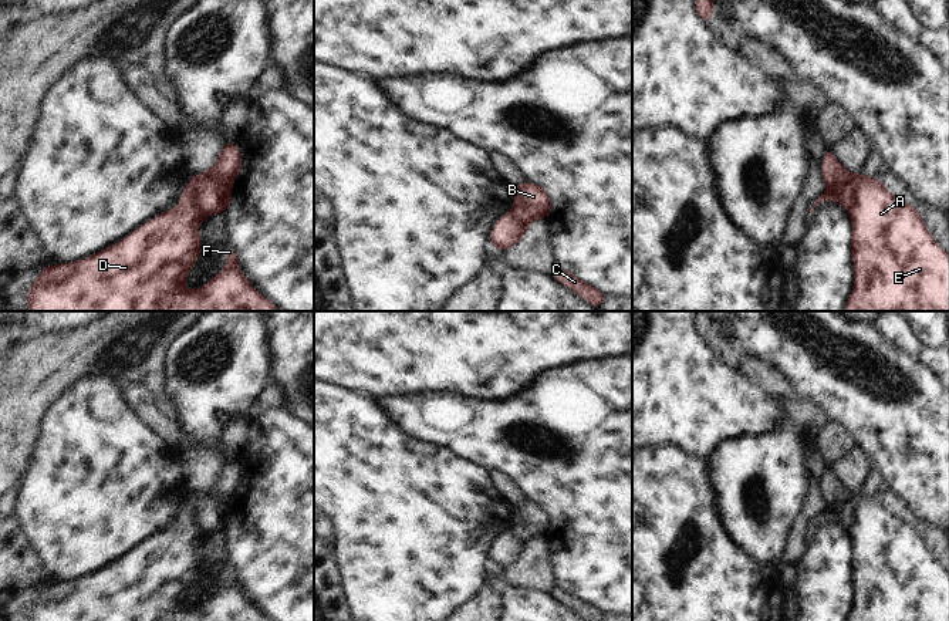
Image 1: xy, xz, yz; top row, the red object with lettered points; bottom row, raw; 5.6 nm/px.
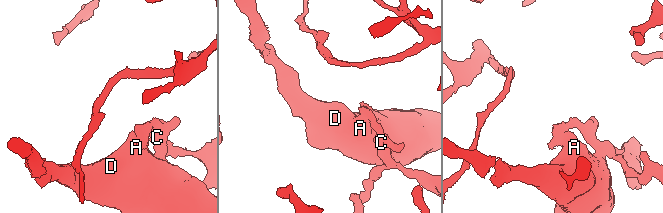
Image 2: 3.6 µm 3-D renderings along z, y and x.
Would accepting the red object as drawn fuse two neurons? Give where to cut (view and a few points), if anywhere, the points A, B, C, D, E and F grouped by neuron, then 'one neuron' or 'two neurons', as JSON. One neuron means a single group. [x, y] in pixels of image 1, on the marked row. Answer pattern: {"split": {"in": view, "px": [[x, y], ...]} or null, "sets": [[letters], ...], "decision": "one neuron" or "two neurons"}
{"split": {"in": "xy", "px": [[198, 175], [195, 202], [206, 215]]}, "sets": [["A", "D", "E", "F"], ["B", "C"]], "decision": "two neurons"}

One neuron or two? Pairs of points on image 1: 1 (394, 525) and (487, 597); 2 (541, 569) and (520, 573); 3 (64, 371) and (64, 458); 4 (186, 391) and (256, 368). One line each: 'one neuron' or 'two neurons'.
1: two neurons
2: one neuron
3: two neurons
4: one neuron

